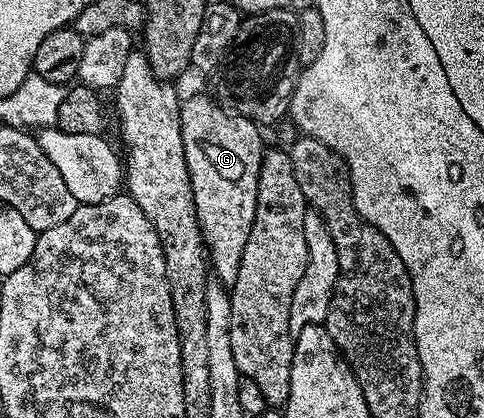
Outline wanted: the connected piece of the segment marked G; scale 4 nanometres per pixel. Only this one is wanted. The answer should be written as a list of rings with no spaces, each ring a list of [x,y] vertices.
[[[215,97],[183,99],[180,107],[180,127],[186,164],[192,181],[196,215],[204,237],[206,257],[210,263],[215,281],[224,288],[230,288],[238,280],[238,268],[242,264],[242,252],[246,240],[250,240],[250,228],[254,224],[254,212],[258,200],[258,176],[260,165],[266,153],[266,145],[260,139],[261,127],[246,116],[231,114],[223,110]]]

